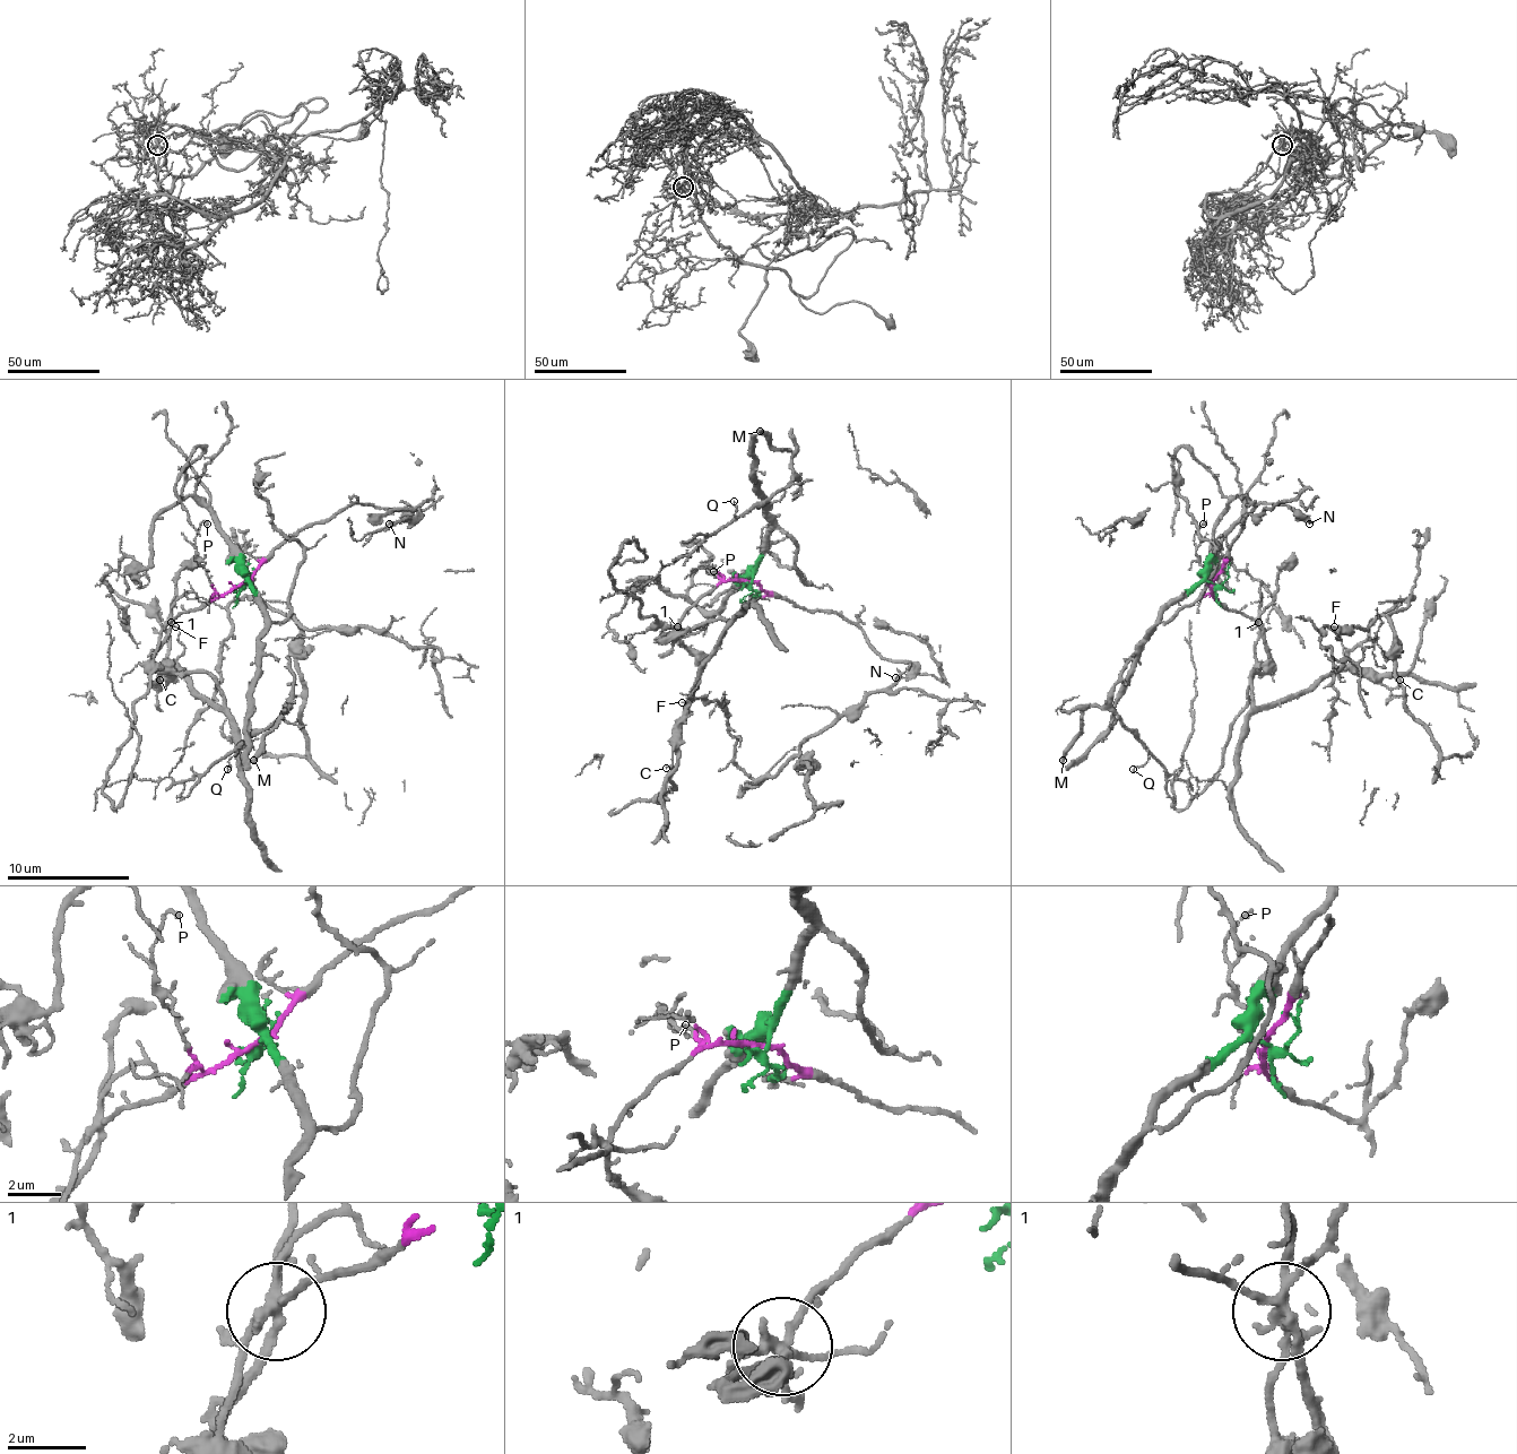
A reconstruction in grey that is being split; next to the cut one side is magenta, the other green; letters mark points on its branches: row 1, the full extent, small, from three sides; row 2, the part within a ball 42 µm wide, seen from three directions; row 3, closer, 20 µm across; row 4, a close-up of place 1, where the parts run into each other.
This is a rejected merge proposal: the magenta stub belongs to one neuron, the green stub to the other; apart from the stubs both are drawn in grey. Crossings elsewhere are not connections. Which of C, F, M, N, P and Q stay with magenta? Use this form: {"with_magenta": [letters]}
{"with_magenta": ["C", "F", "N", "P"]}

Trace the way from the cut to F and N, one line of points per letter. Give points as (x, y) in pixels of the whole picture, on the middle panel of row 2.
F: (746, 581), (722, 581), (660, 637), (722, 619), (728, 624), (692, 689), (685, 717), (692, 710), (682, 701)
N: (746, 581), (812, 609), (830, 609), (860, 631), (885, 658), (903, 661), (910, 671), (894, 676)

